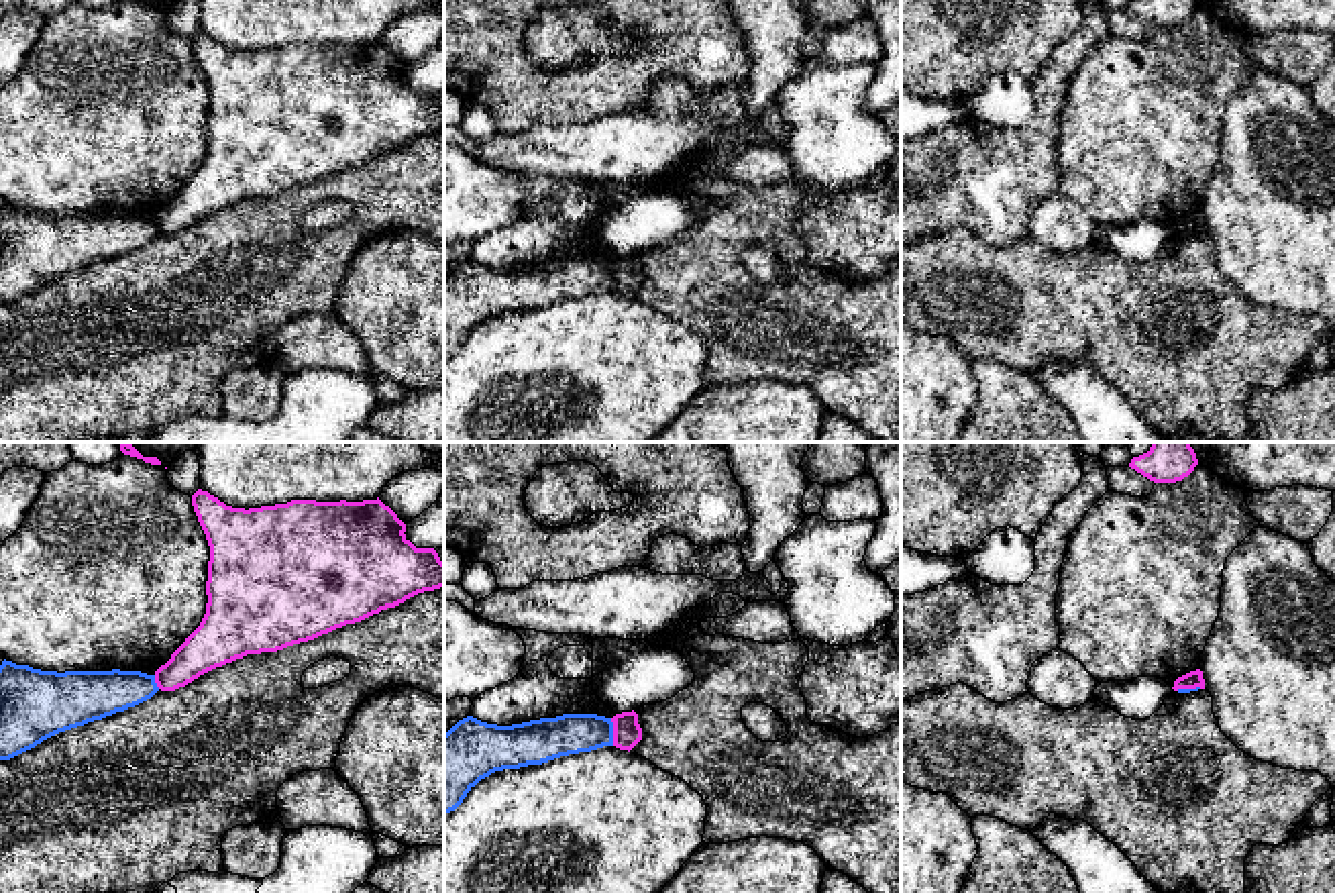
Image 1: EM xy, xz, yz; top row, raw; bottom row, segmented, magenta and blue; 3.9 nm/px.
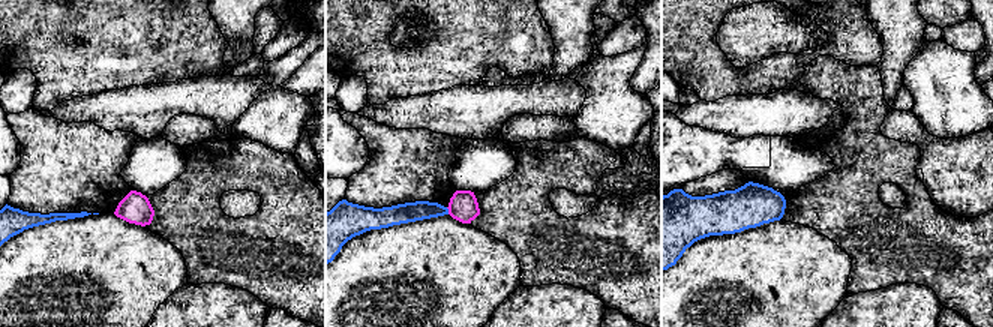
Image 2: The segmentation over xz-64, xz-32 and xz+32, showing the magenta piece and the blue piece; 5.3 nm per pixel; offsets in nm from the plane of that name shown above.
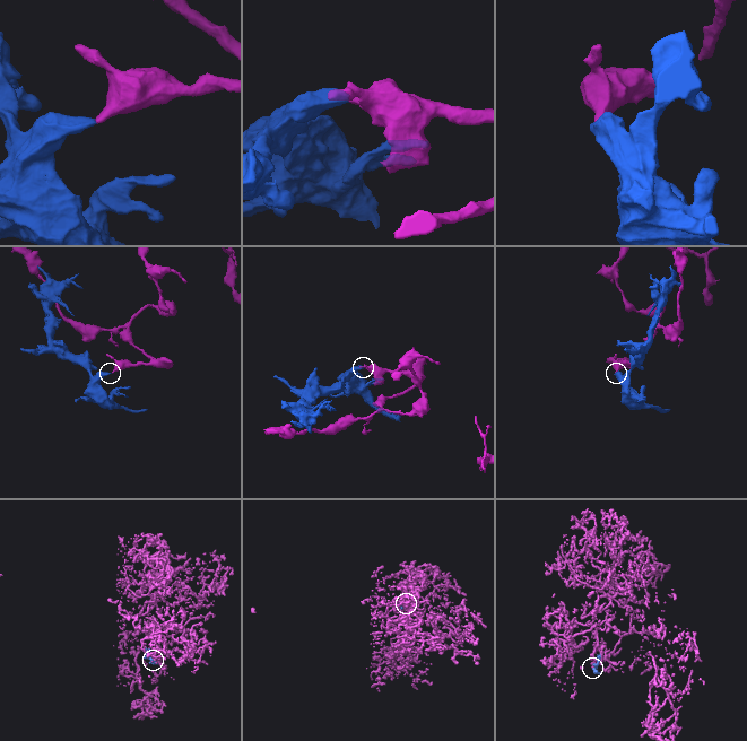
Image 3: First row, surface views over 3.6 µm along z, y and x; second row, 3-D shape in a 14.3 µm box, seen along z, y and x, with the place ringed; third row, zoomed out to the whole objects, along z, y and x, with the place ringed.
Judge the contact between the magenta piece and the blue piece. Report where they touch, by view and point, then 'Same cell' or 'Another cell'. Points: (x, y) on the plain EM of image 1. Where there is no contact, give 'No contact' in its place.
Touches magenta at xz (614, 276). Another cell

